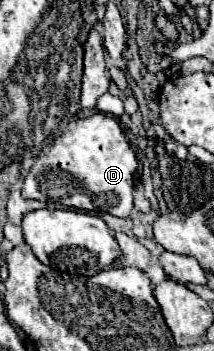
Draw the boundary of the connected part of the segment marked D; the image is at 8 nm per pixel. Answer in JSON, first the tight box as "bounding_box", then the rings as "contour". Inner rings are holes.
{"bounding_box":[21,114,139,216],"contour":[[[93,114],[81,118],[75,128],[61,136],[47,154],[41,154],[21,184],[21,196],[53,202],[85,212],[109,212],[113,216],[129,216],[133,210],[133,186],[135,170],[139,162],[129,146],[123,128],[117,118],[107,114]],[[63,178],[79,178],[73,184],[63,184]],[[81,182],[81,186],[79,186]]]}

